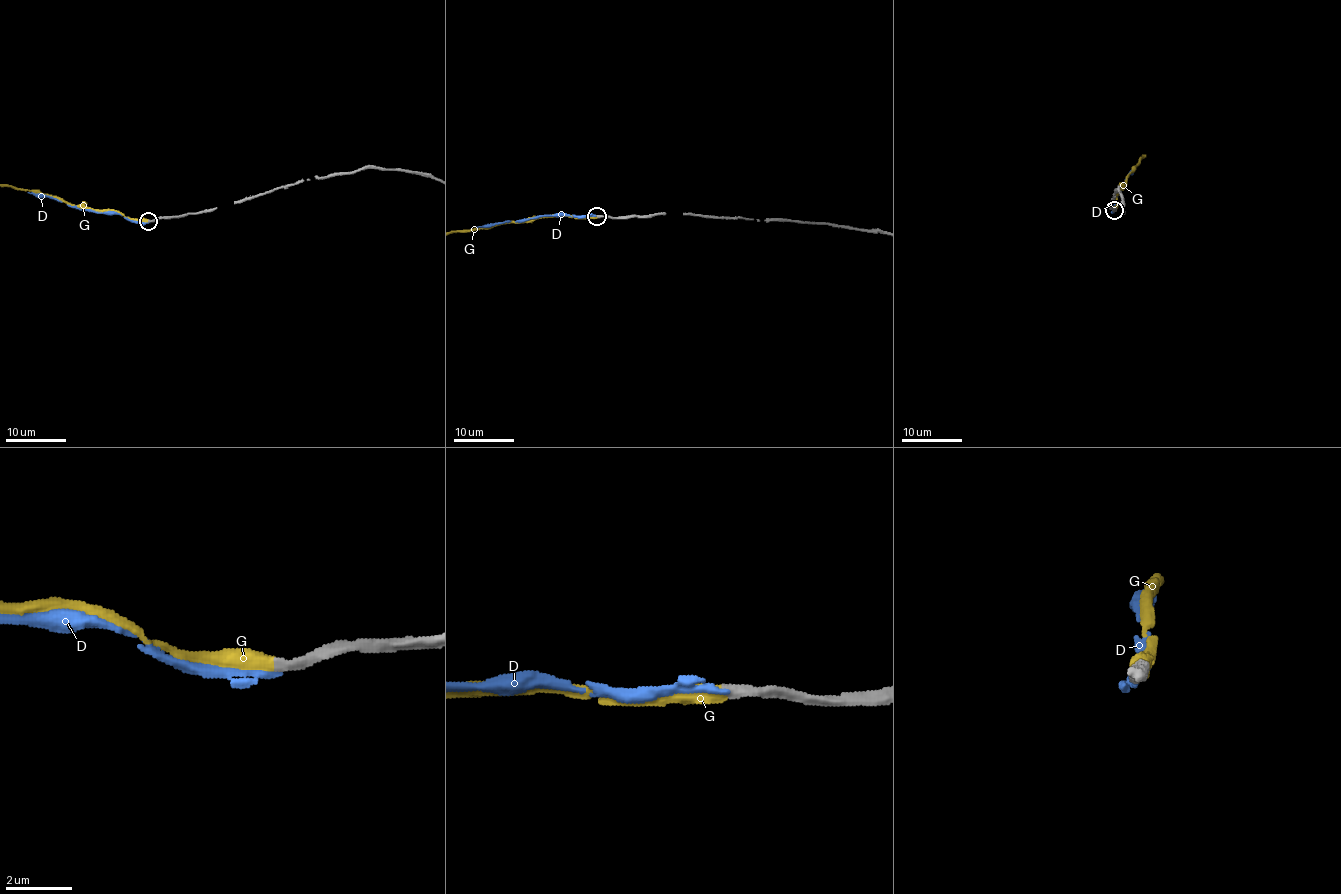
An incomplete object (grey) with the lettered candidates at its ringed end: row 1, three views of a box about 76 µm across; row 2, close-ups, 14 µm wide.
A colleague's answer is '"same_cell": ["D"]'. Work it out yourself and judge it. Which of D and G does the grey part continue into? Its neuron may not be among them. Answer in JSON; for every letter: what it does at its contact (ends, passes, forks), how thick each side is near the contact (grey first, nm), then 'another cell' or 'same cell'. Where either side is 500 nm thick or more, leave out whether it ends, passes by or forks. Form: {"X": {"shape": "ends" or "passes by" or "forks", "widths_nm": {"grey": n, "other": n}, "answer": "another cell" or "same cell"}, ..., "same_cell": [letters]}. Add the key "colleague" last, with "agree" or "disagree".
{"D": {"shape": "ends", "widths_nm": {"grey": 320, "other": 220}, "answer": "another cell"}, "G": {"widths_nm": {"grey": 320, "other": 500}, "answer": "same cell"}, "same_cell": ["G"], "colleague": "disagree"}

